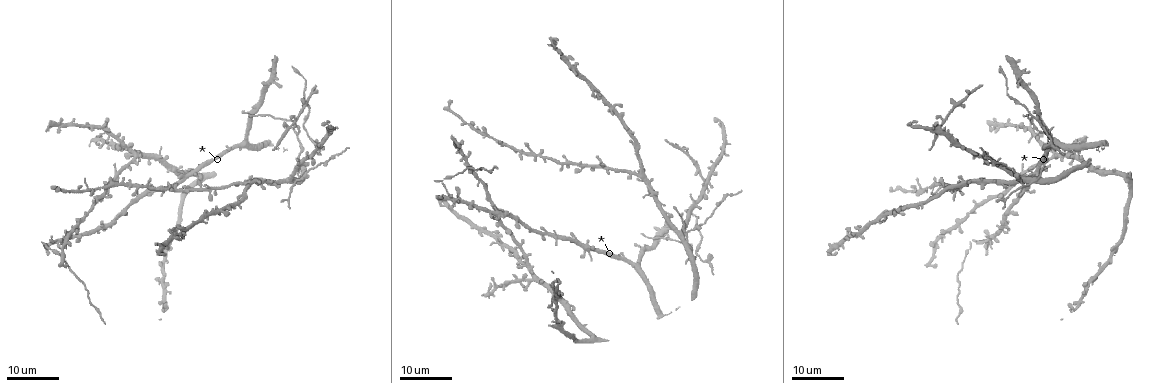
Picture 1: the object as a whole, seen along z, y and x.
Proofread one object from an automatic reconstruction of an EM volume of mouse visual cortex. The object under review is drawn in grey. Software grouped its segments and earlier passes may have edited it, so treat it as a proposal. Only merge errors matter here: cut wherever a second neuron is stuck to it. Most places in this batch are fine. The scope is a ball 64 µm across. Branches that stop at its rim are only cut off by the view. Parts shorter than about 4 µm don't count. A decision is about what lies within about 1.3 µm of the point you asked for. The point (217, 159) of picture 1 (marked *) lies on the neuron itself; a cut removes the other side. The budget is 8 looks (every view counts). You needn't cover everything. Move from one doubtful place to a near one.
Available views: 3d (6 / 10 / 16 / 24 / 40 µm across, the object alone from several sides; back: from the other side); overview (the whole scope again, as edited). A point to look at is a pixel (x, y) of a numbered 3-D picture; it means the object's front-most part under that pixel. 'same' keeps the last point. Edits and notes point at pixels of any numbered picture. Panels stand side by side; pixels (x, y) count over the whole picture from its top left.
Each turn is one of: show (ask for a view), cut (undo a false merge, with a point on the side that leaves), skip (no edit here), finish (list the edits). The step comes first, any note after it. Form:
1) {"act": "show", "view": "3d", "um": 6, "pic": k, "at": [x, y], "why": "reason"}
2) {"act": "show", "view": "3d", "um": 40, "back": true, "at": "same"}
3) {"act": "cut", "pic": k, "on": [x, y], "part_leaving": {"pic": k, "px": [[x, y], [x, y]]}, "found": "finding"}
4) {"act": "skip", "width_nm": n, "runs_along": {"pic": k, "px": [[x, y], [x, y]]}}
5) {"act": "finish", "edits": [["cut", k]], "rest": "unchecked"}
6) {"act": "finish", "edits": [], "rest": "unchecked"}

{"act": "show", "view": "3d", "um": 16, "pic": 1, "at": [535, 279]}

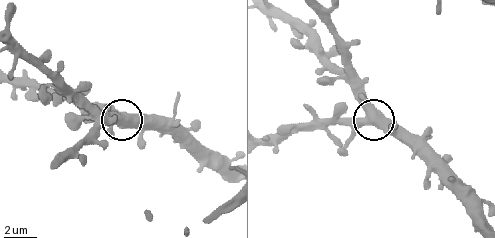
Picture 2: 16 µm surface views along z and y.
{"act": "show", "view": "3d", "um": 6, "pic": 2, "at": [368, 123]}

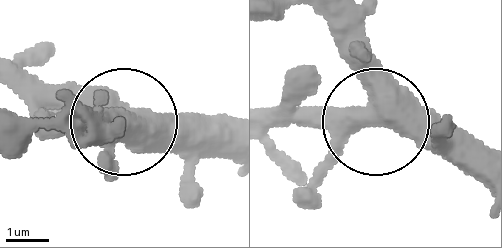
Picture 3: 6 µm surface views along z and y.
{"act": "skip", "side_arm_um": 12, "found": "one neuron here"}

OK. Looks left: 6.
{"act": "show", "view": "3d", "um": 24, "pic": 1, "at": [457, 199], "why": "four or more arms meet"}

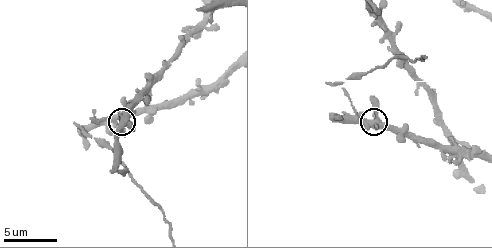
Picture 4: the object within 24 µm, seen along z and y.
{"act": "show", "view": "3d", "um": 6, "at": "same"}

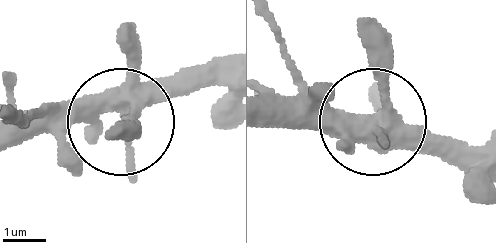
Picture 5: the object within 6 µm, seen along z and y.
{"act": "skip", "found": "all the same neuron"}

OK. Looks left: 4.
{"act": "show", "view": "3d", "um": 10, "pic": 4, "at": [201, 23], "why": "four arms meet"}

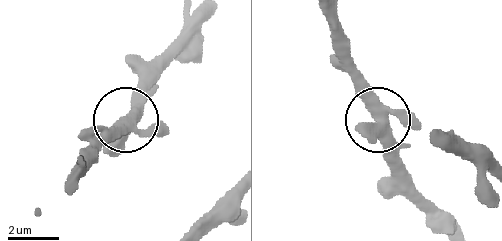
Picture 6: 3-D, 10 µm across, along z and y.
{"act": "skip", "side_arm_um": 25, "arms": 4, "found": "one neuron here"}

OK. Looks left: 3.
{"act": "show", "view": "3d", "um": 24, "pic": 1, "at": [104, 188], "why": "thin arm on a thick one"}

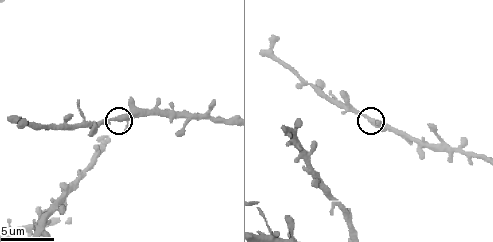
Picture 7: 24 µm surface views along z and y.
{"act": "show", "view": "3d", "um": 10, "pic": 7, "at": [121, 114]}

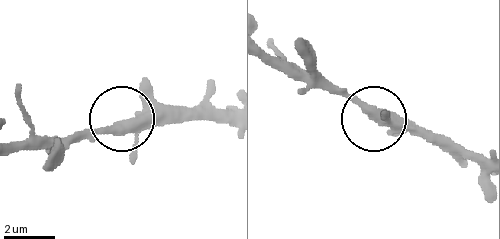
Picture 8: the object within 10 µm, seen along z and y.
{"act": "skip", "width_nm": 340, "runs_along": {"pic": 8, "px": [[231, 117], [128, 117], [79, 130]]}, "found": "all the same neuron"}

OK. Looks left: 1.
{"act": "finish", "edits": [], "rest": "unchecked"}

